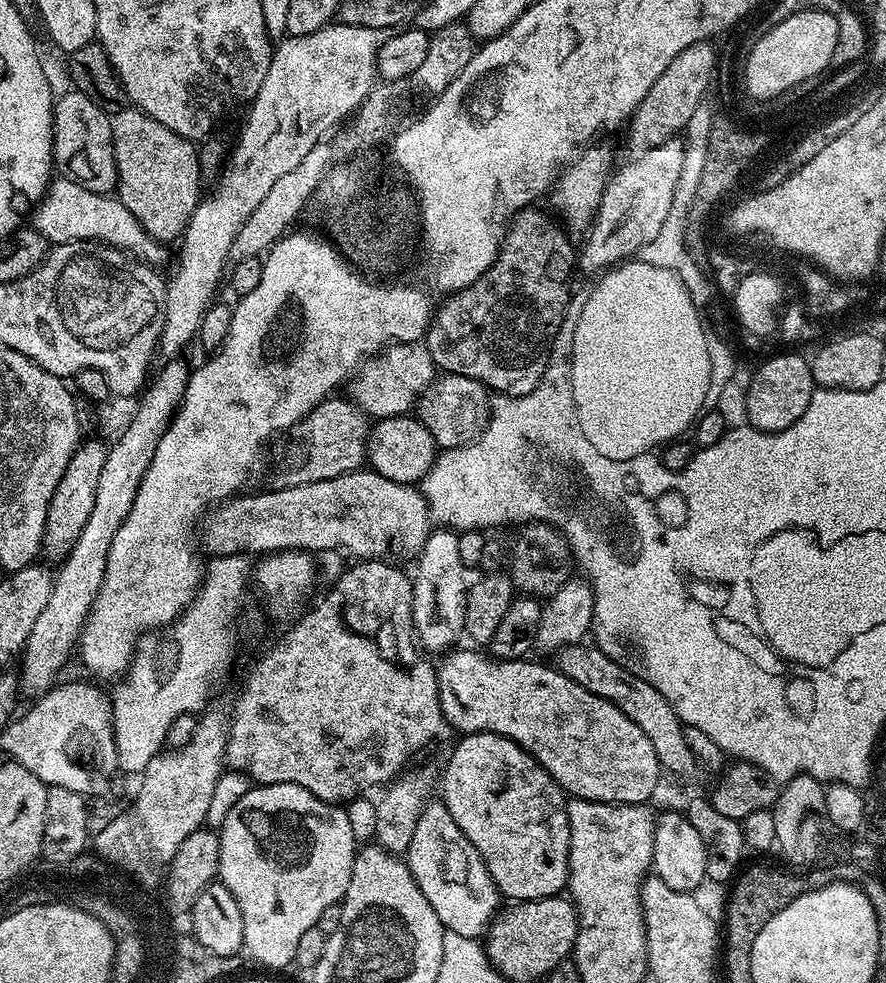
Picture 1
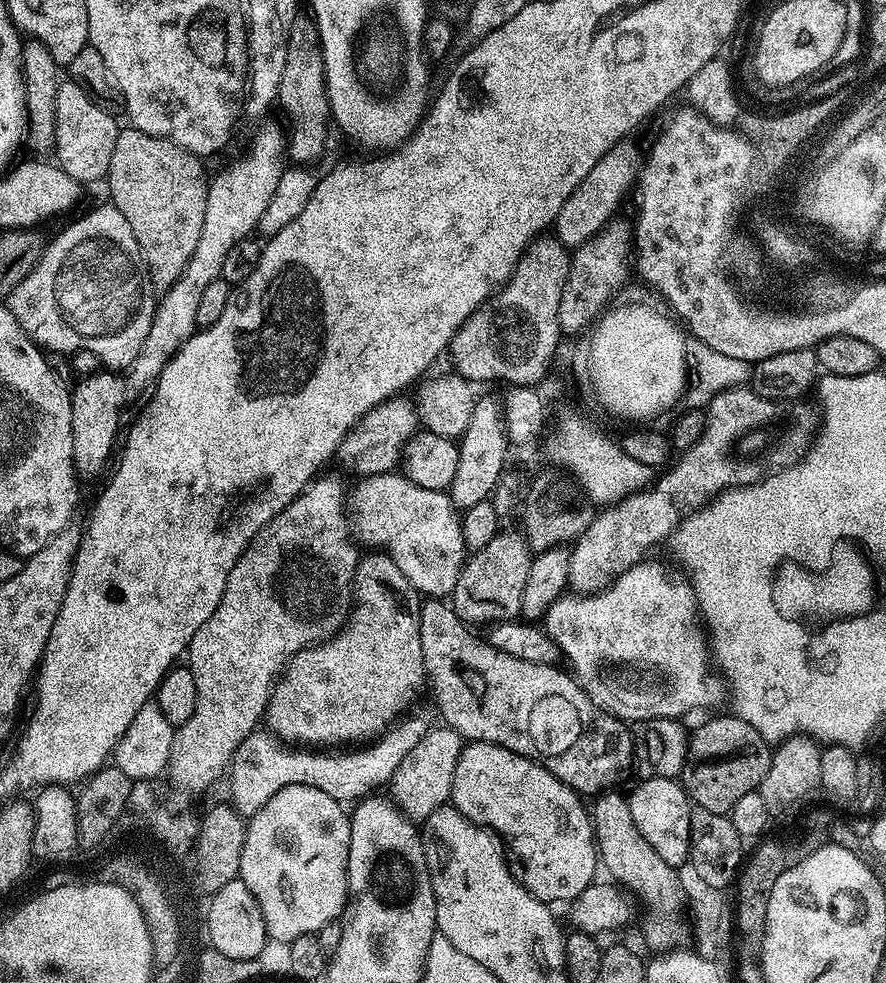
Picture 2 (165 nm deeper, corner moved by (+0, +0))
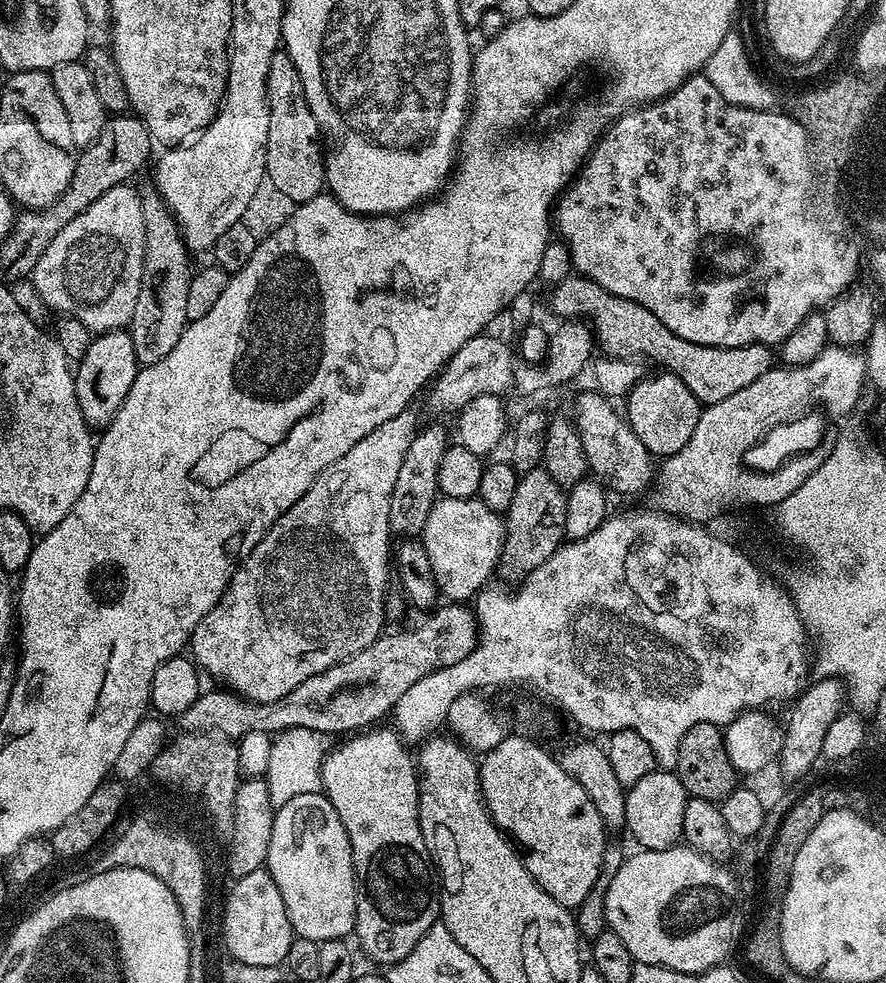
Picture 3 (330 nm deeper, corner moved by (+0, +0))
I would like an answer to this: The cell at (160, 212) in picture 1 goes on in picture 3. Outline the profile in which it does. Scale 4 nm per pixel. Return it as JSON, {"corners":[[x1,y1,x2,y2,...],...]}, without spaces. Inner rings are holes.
{"corners":[[156,190,144,192,144,225,146,226,146,246,144,247,144,273,142,286,138,290,138,302,134,302,134,314,130,331,134,342,134,354,141,365,157,364,178,346,178,338,182,338,185,328,190,321,186,314,186,294,190,290,190,282,194,271,193,265,188,265,190,250,184,245,184,235,180,232,180,225,172,216,172,211,166,207,160,194]]}

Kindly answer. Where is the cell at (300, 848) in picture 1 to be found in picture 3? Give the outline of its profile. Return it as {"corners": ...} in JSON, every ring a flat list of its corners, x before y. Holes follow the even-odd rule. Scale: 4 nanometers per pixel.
{"corners":[[323,791,298,794,290,802,279,805,274,812,274,826,270,832,270,846,266,870,282,894,290,926,296,936,322,940,342,940,353,935,356,926,356,867,352,861,350,838,338,810,329,802]]}

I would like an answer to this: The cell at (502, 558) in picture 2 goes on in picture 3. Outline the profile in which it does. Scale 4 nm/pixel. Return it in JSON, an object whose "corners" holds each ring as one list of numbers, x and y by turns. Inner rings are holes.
{"corners":[[542,466,531,468,520,476,514,502,510,502,506,513,506,547,500,555,498,576,519,582,560,549,566,540,564,527,567,501,565,489,554,482,554,478,550,478]]}

